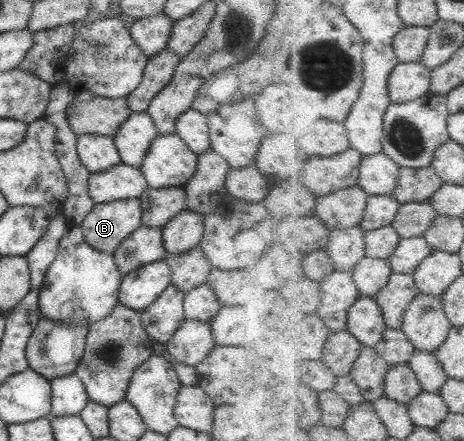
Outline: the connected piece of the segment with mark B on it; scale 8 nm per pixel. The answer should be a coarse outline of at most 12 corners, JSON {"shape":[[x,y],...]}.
{"shape":[[137,199],[94,204],[79,227],[111,255],[141,226]]}

